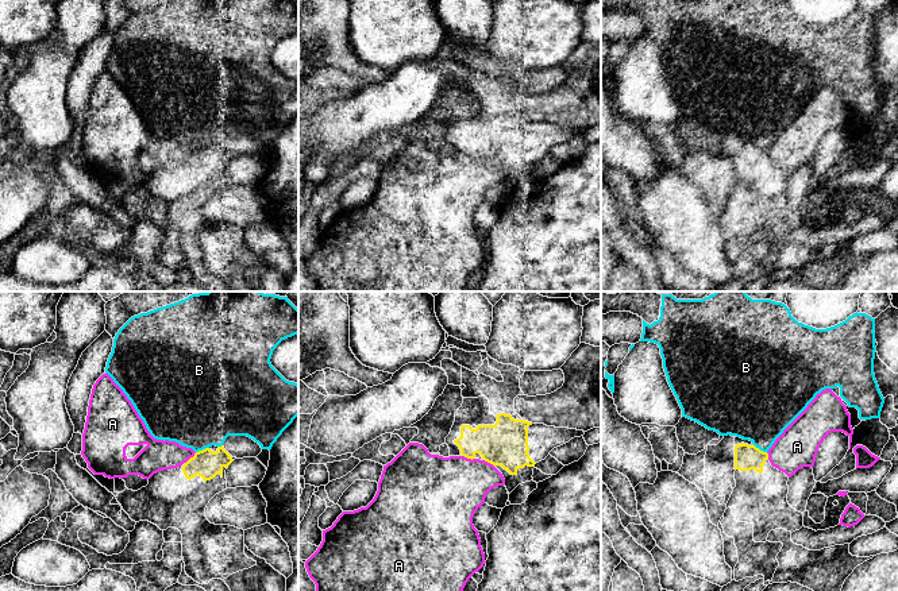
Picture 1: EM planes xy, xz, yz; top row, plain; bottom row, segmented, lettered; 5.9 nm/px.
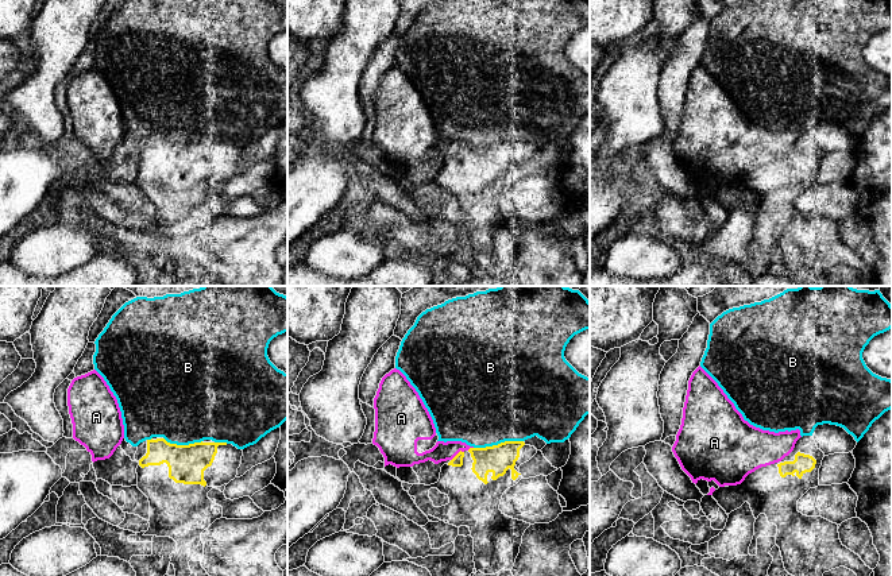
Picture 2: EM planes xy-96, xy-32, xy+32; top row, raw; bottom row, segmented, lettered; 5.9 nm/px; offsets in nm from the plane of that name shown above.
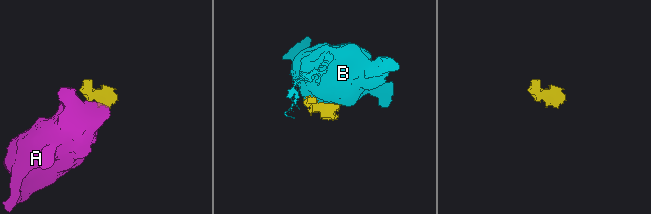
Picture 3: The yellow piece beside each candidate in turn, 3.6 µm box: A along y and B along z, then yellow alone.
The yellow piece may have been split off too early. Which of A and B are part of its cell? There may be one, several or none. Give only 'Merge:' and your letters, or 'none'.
Merge: none

